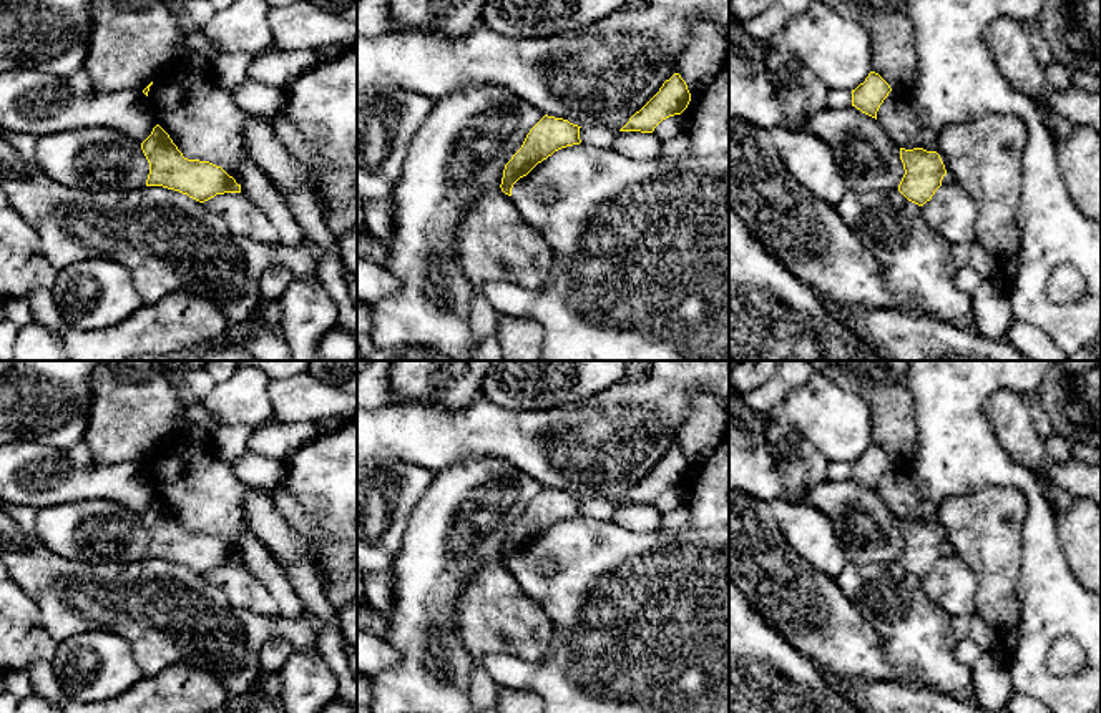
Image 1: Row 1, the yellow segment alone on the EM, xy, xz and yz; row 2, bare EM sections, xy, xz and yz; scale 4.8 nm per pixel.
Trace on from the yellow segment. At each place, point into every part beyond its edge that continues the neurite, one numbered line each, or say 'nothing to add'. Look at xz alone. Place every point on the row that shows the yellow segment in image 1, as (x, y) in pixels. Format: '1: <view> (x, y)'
nothing to add

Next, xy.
nothing to add

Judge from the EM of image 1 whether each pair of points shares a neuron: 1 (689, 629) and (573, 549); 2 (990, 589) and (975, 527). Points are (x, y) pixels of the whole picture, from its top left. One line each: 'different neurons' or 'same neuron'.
1: same neuron
2: same neuron

